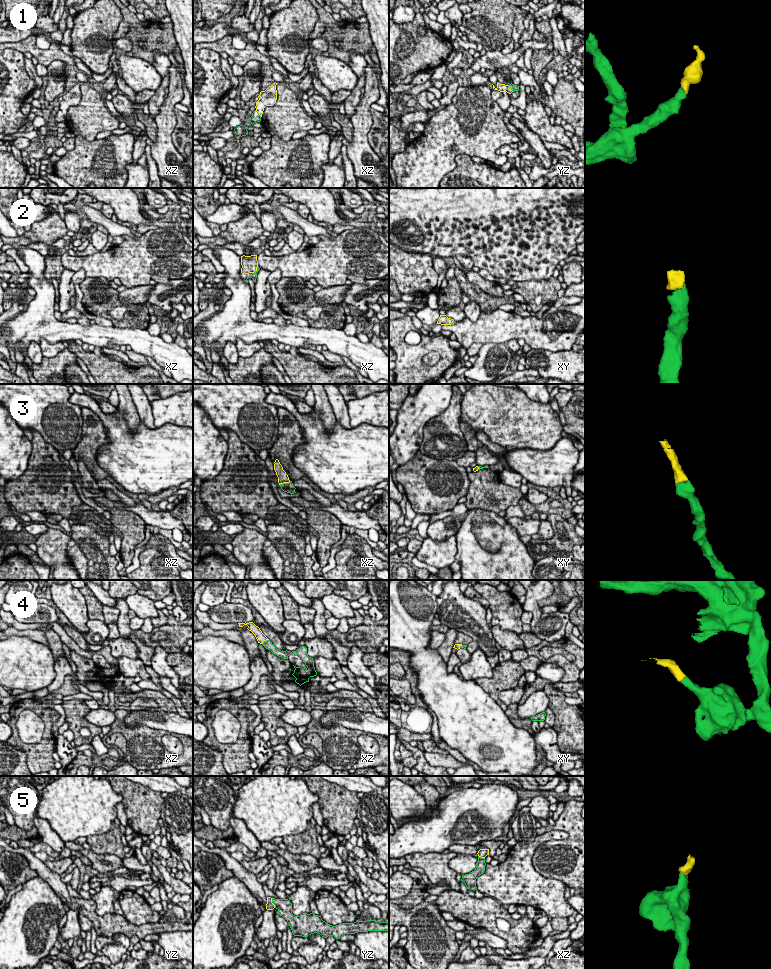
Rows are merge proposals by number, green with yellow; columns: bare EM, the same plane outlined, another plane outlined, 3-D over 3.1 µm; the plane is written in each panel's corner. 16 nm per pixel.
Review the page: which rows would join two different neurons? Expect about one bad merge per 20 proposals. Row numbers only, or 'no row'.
no row

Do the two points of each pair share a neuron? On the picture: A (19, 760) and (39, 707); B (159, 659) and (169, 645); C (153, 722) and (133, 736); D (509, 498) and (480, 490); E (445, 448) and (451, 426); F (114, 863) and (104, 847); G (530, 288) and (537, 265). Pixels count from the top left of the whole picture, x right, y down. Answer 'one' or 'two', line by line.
A: two
B: two
C: two
D: one
E: one
F: two
G: two

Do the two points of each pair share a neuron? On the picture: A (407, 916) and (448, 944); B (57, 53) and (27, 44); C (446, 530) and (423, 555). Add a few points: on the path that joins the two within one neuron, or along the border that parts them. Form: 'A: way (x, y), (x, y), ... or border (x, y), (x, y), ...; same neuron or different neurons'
A: way (417, 921), (438, 942); same neuron
B: way (50, 53), (38, 53), (34, 50); same neuron
C: border (453, 534), (440, 541), (434, 541), (428, 537); different neurons

